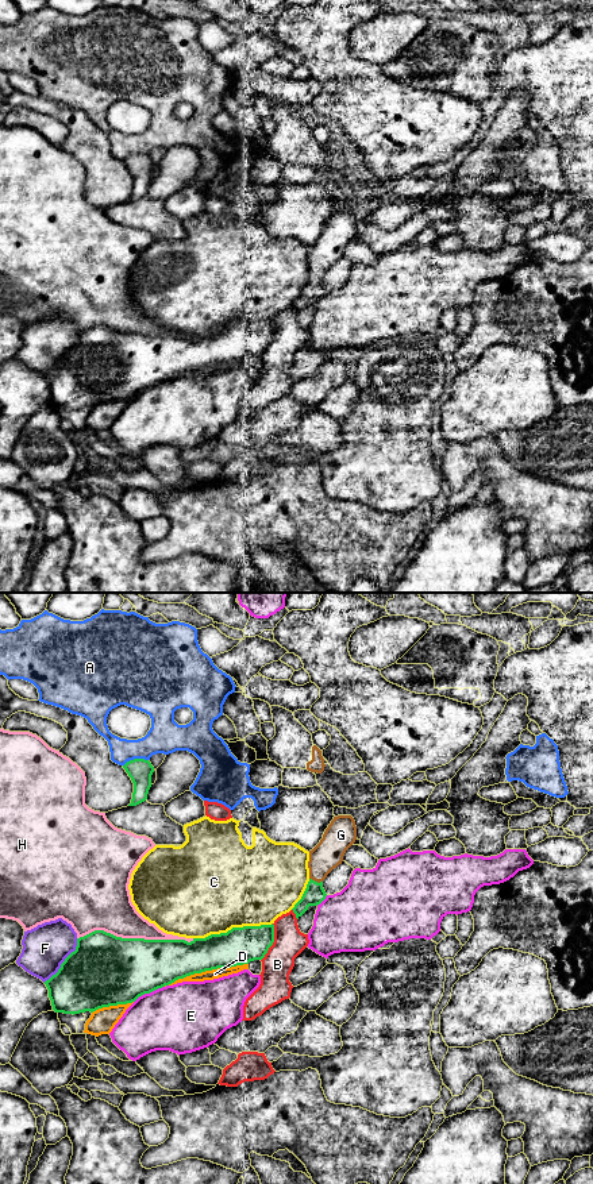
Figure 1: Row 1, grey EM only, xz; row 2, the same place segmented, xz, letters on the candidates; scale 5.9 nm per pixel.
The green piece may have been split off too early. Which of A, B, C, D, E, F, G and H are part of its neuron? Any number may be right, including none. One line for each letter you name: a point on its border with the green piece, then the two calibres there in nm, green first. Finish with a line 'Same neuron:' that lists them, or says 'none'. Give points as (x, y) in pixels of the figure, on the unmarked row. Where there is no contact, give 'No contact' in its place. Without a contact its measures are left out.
G: Touches green at xz (316, 277). Thickness 120 nm (green) against 180 nm
Same neuron: G

